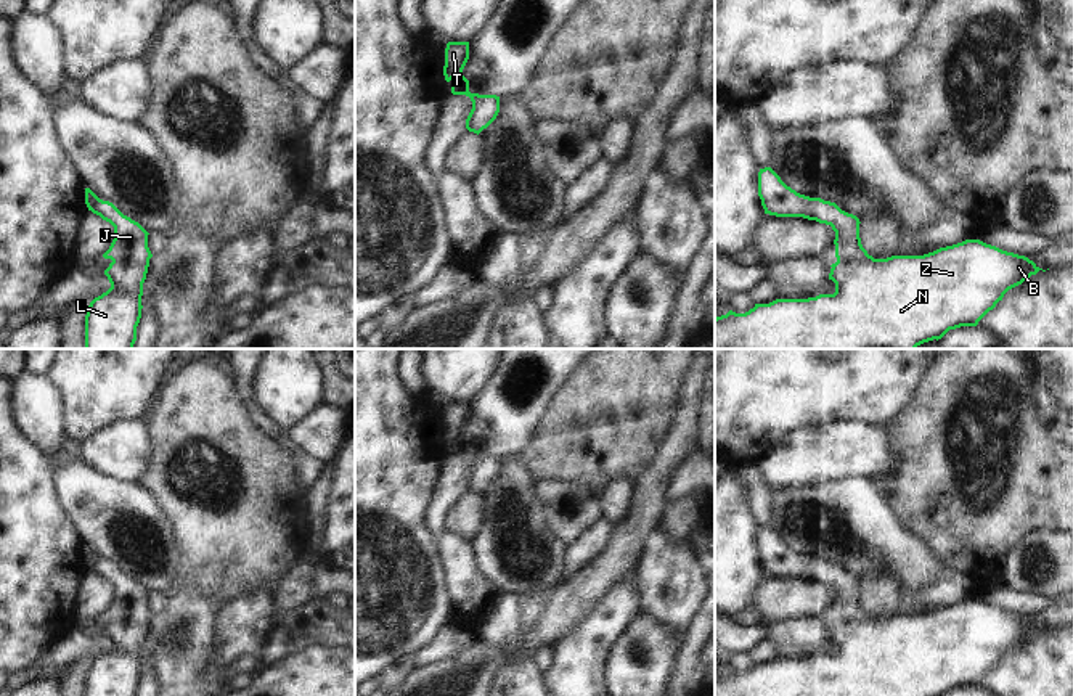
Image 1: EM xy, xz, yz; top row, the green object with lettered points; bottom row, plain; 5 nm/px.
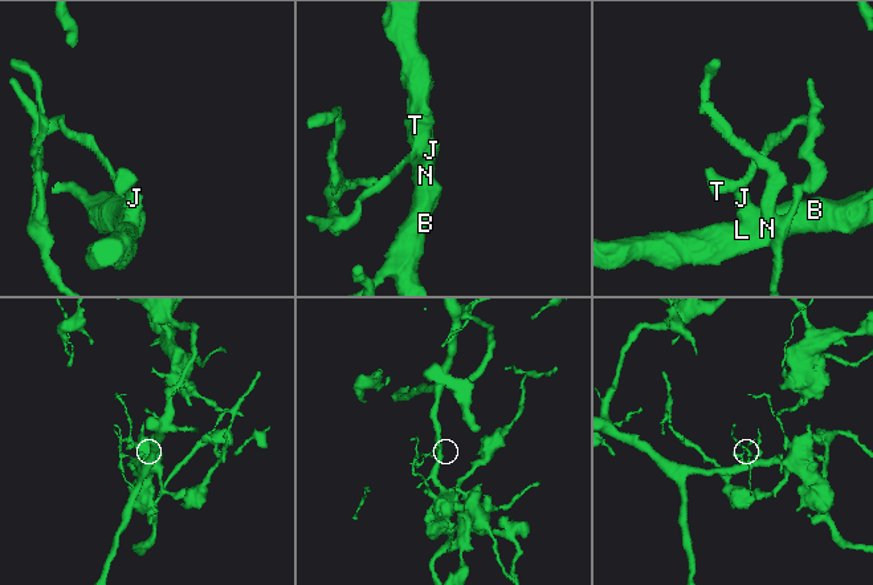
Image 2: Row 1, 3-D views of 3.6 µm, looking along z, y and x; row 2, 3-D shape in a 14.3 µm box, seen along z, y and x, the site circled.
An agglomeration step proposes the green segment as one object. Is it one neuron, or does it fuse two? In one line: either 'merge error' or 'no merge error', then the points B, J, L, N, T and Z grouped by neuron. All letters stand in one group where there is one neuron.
no merge error | B J L N T Z

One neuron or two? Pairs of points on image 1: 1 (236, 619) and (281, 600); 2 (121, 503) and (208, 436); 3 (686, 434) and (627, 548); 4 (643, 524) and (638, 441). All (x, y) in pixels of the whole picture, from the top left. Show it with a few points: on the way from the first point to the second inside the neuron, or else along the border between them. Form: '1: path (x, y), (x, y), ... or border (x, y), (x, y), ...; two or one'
1: path (248, 619), (270, 608); one
2: border (138, 483), (164, 518); two
3: path (665, 463), (644, 500), (635, 510), (633, 519); one
4: border (652, 460), (632, 484); two

